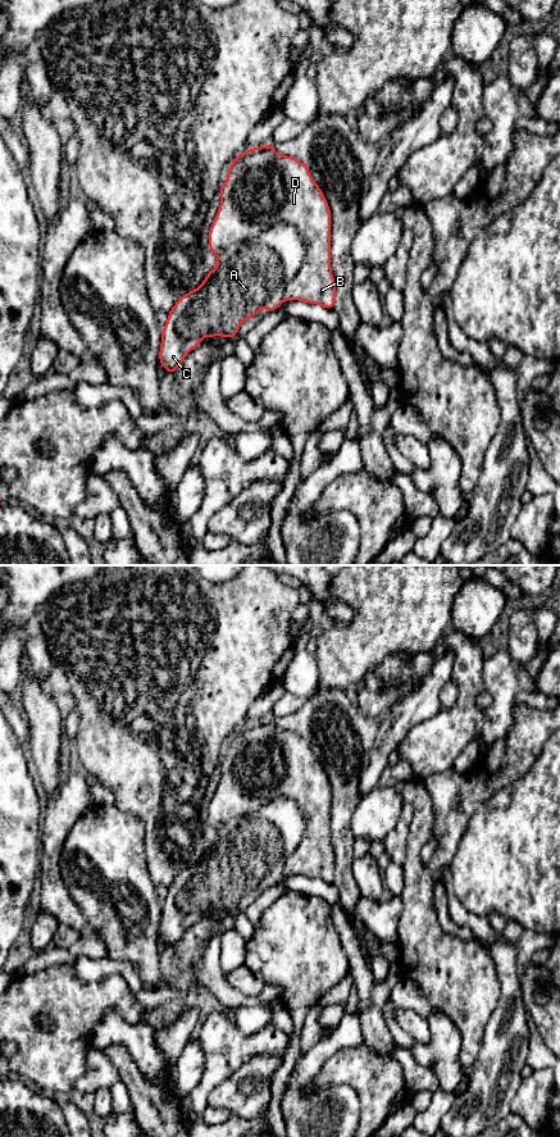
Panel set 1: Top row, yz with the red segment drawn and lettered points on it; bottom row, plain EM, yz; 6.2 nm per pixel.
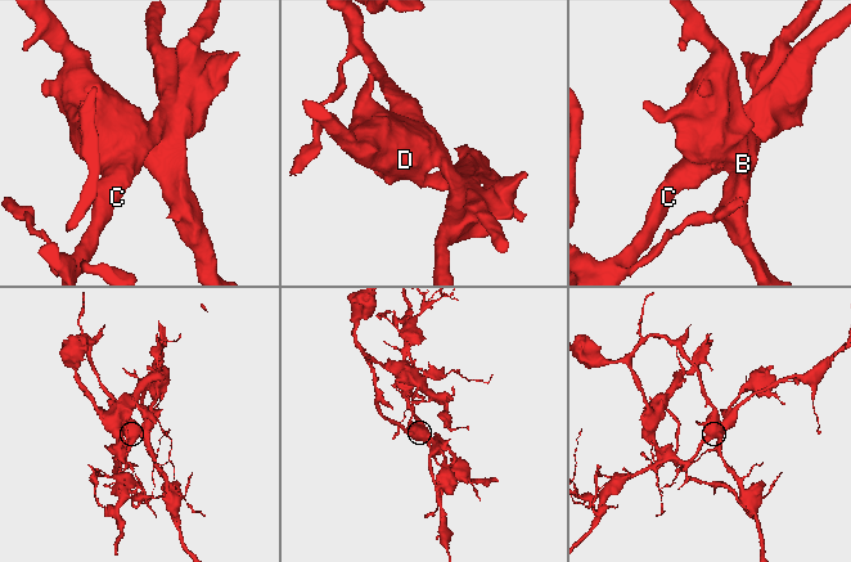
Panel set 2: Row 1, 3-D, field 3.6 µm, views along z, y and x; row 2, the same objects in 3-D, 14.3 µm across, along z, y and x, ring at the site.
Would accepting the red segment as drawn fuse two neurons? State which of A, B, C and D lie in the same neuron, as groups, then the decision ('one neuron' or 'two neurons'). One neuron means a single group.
A C / B D; two neurons

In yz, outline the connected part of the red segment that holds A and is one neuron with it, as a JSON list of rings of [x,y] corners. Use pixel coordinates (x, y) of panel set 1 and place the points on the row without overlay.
[[[279,797],[222,827],[218,840],[208,846],[200,861],[182,870],[168,887],[159,924],[159,936],[167,947],[174,947],[205,910],[235,911],[240,900],[256,890],[263,879],[268,886],[278,883],[287,870],[290,855],[304,836],[305,824],[305,815],[296,802]]]

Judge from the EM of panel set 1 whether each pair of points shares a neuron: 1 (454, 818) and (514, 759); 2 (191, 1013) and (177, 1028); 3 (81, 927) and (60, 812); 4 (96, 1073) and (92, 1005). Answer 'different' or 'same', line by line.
1: same
2: same
3: same
4: different

